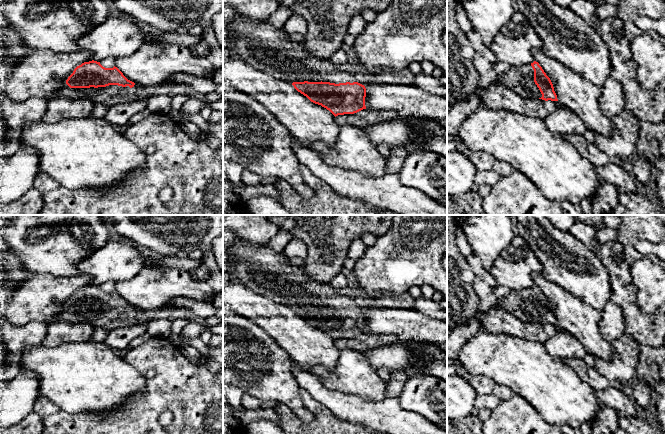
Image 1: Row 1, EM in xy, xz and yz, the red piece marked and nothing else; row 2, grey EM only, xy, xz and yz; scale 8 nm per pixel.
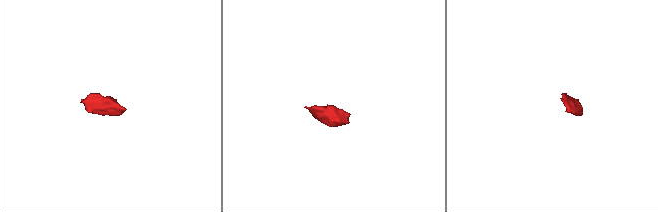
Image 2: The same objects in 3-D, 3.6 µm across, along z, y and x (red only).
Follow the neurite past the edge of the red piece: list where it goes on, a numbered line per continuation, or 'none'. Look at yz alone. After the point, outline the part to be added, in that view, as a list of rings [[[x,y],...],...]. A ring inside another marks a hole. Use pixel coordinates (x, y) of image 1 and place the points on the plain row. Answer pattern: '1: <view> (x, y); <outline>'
1: yz (520, 304); [[[531,288],[510,293],[497,301],[497,305],[524,322],[541,322],[542,318],[534,306],[534,294]]]

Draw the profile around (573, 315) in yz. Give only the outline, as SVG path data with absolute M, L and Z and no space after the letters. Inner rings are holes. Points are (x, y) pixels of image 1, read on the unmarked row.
M533 273L532 280L550 302L558 326L577 338L587 353L610 361L615 355L615 350L612 343L605 340L600 332L601 311L546 280L540 274Z

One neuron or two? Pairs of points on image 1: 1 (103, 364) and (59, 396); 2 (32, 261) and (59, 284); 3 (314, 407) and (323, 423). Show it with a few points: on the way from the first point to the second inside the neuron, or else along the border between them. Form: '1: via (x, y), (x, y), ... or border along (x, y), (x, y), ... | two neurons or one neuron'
1: via (92, 375), (90, 377), (78, 377), (70, 385) | one neuron
2: border along (32, 273), (48, 273), (54, 276), (70, 277) | two neurons
3: via (318, 411), (323, 416), (323, 419) | one neuron

